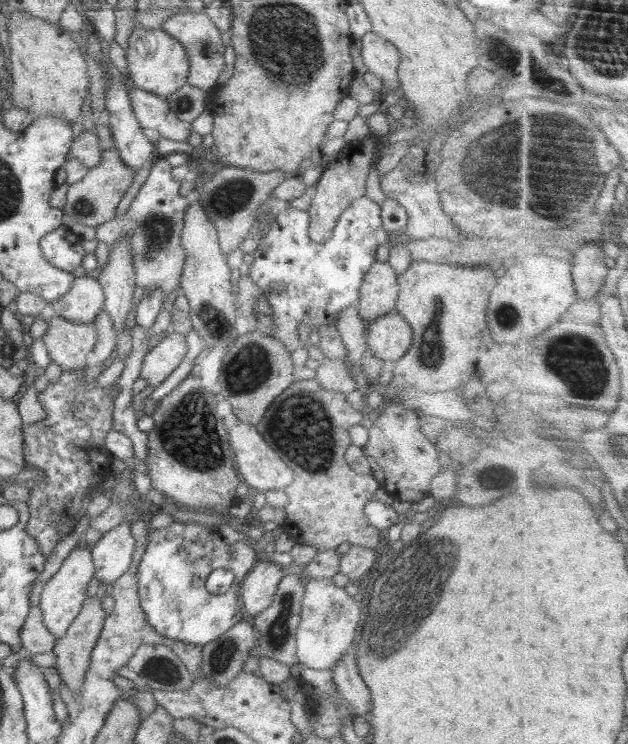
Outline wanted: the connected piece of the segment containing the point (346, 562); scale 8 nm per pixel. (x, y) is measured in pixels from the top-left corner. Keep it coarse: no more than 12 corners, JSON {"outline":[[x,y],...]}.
{"outline":[[349,546],[339,572],[358,583],[384,556],[378,550]]}

